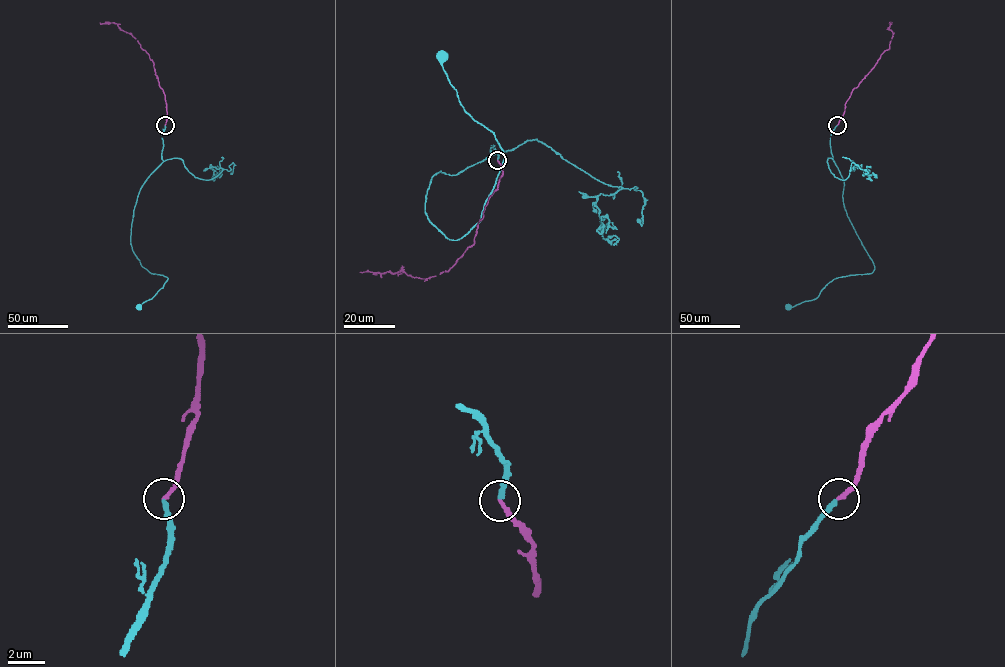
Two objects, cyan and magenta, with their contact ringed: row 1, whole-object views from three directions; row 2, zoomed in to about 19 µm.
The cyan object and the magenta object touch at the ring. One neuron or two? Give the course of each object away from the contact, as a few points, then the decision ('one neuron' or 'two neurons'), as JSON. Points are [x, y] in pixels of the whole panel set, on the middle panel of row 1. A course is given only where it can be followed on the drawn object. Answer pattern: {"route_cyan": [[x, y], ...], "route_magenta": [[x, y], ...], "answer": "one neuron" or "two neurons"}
{"route_cyan": [[497, 160], [493, 145], [432, 177], [425, 213], [446, 237], [480, 221], [504, 153], [460, 103], [442, 56]], "route_magenta": [[497, 160], [502, 173], [485, 205], [474, 243], [447, 271], [425, 279], [402, 270], [360, 272]], "answer": "one neuron"}

